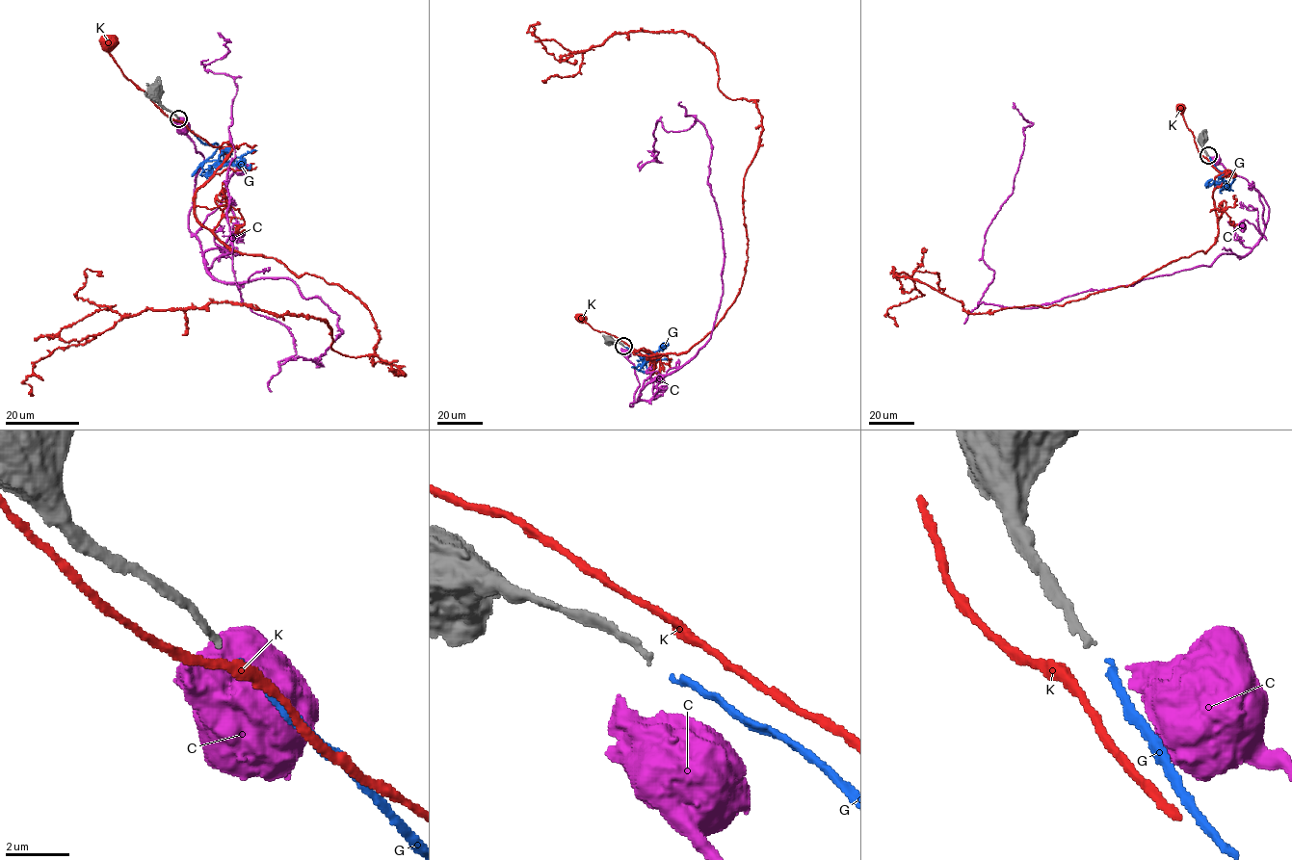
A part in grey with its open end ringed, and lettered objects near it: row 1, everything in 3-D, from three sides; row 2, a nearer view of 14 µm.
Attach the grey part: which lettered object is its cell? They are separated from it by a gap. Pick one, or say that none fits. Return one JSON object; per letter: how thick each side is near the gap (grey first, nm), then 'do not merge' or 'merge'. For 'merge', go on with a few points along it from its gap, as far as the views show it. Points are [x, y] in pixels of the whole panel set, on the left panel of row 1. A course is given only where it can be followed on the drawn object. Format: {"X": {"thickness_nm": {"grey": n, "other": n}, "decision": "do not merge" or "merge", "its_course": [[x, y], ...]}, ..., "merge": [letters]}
{"C": {"thickness_nm": {"grey": 190, "other": 460}, "decision": "do not merge"}, "G": {"thickness_nm": {"grey": 190, "other": 200}, "decision": "merge", "its_course": [[180, 120], [203, 143], [216, 143], [216, 150], [199, 166], [213, 160], [223, 165], [250, 167], [249, 170]]}, "K": {"thickness_nm": {"grey": 190, "other": 320}, "decision": "do not merge"}, "merge": ["G"]}

